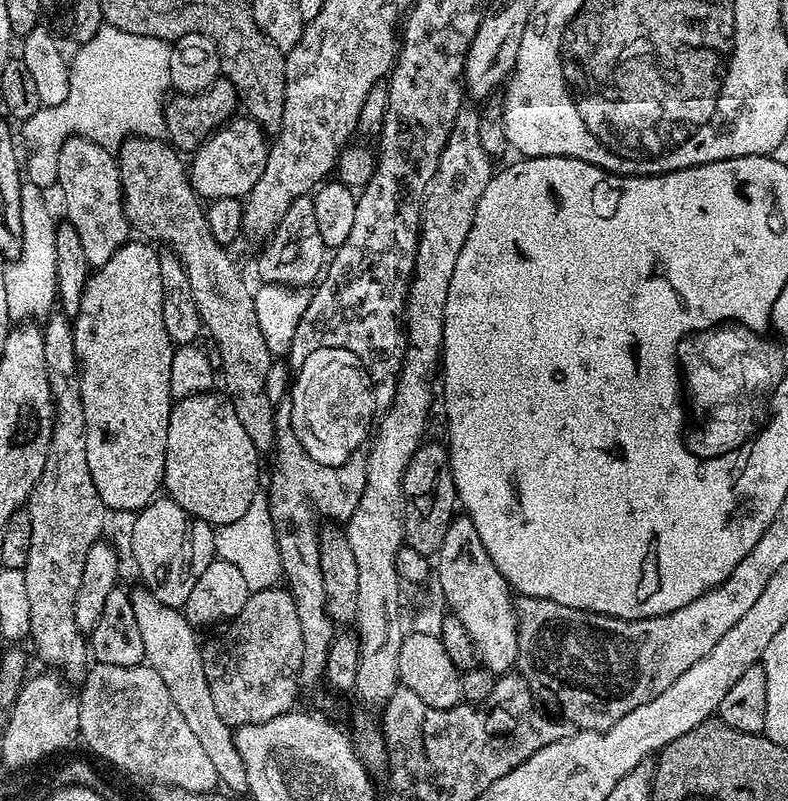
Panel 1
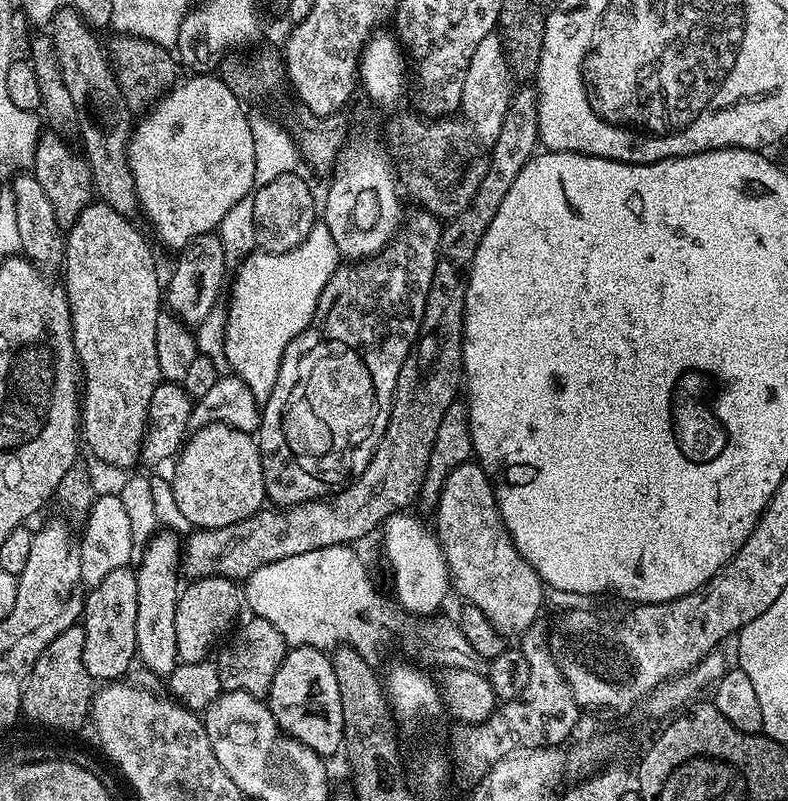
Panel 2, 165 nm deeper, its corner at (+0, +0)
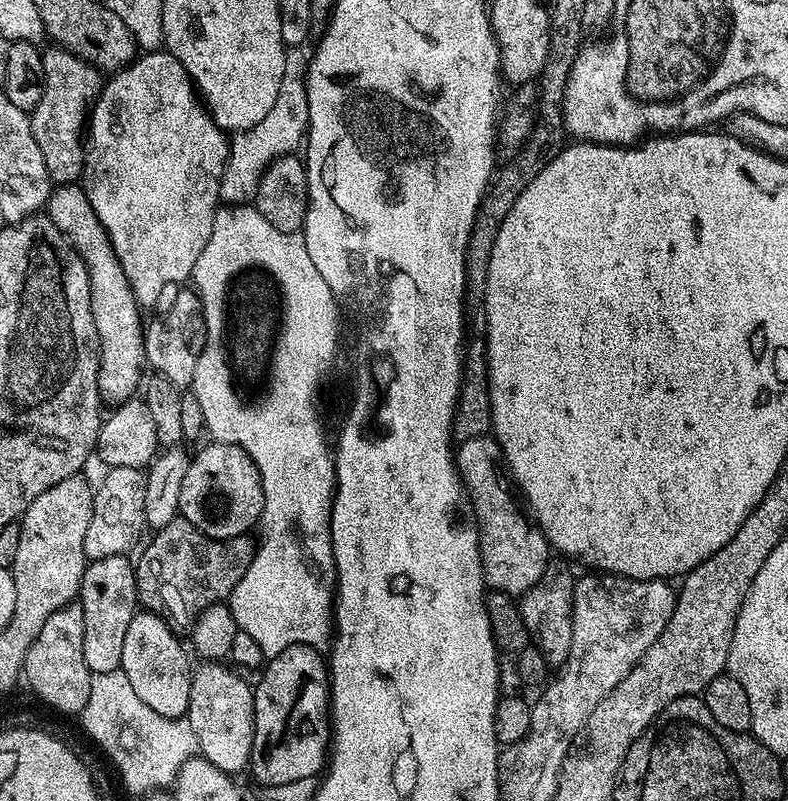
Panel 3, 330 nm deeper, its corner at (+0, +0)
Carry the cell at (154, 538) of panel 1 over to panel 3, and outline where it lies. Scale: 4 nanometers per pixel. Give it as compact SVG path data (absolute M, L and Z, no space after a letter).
M147 610L137 611L122 642L120 663L126 678L130 678L130 686L134 686L134 694L138 694L150 710L171 720L187 717L194 671L193 665L188 665L189 649L184 649L175 635L179 636L163 616Z

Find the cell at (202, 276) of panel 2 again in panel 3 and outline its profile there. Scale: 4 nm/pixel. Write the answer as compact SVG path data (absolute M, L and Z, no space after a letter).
M180 292L173 298L168 313L153 328L147 329L144 337L144 355L147 363L151 367L153 364L156 367L155 371L166 377L175 388L191 389L194 370L204 349L207 333L204 307L200 304L199 292Z

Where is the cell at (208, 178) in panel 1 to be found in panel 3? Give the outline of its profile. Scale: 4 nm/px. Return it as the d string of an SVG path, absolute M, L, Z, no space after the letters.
M167 50L144 52L137 55L131 64L127 64L118 72L111 73L103 88L100 89L100 94L90 113L90 135L86 140L82 187L86 198L90 198L90 204L94 206L94 212L98 214L98 220L102 222L114 246L118 262L122 262L122 270L126 270L126 278L141 306L158 303L160 295L171 284L180 284L183 280L187 281L198 262L198 254L202 254L202 250L206 250L206 242L210 242L216 210L221 203L219 184L227 166L229 143L229 137L212 121L211 114L204 107L201 97L196 91L196 85L192 82L192 77L188 75L188 71L182 66L182 62L178 62L178 58L174 58L172 53Z

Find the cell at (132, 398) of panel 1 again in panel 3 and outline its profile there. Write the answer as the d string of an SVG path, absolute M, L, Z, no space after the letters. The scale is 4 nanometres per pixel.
M79 183L55 185L46 205L46 214L62 230L64 237L80 253L88 267L92 313L100 335L100 394L105 401L123 402L135 393L132 391L136 387L141 387L140 375L146 369L146 328L140 325L142 306L132 292L126 270L122 270L122 262L118 262L114 246L102 222L98 220L98 214L94 212L90 198L86 198Z

